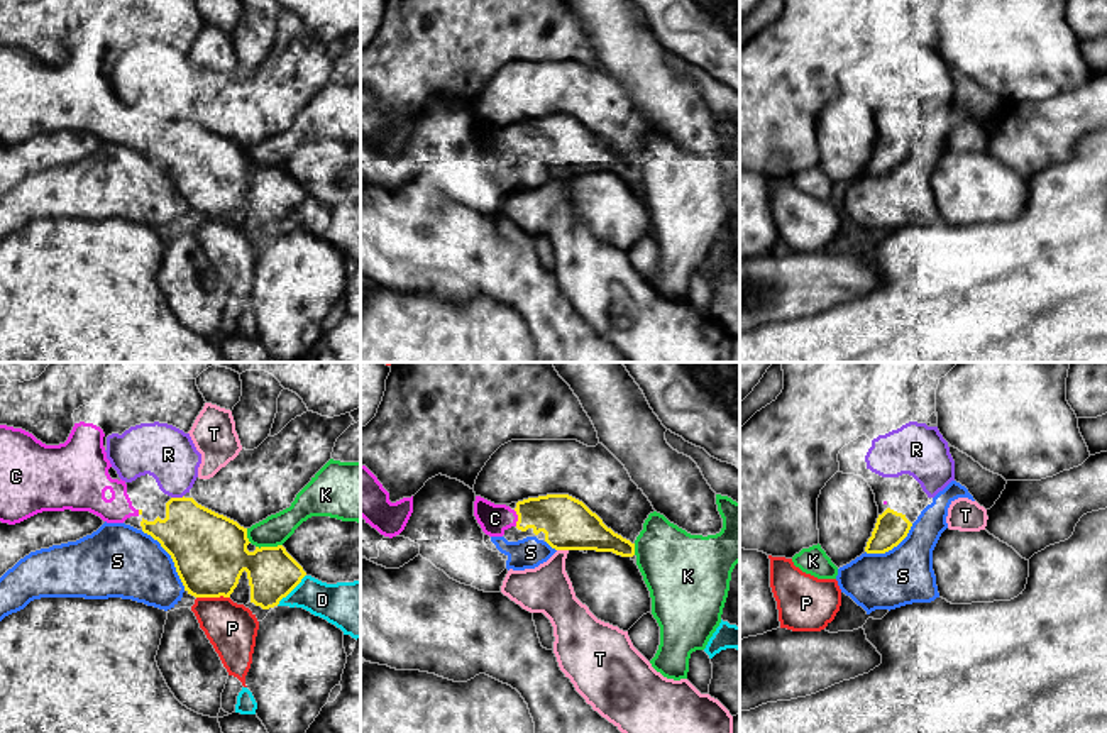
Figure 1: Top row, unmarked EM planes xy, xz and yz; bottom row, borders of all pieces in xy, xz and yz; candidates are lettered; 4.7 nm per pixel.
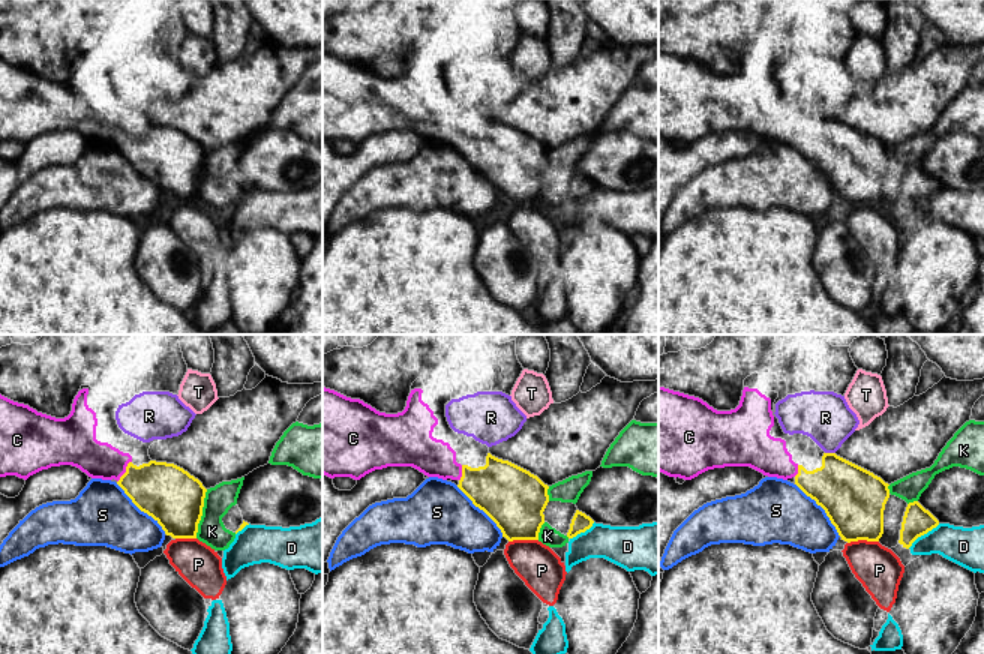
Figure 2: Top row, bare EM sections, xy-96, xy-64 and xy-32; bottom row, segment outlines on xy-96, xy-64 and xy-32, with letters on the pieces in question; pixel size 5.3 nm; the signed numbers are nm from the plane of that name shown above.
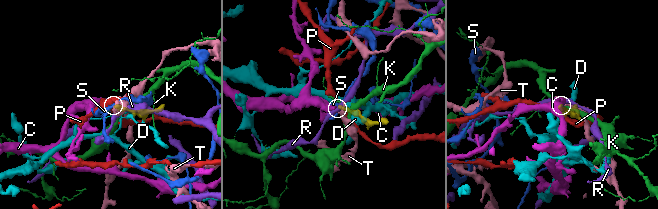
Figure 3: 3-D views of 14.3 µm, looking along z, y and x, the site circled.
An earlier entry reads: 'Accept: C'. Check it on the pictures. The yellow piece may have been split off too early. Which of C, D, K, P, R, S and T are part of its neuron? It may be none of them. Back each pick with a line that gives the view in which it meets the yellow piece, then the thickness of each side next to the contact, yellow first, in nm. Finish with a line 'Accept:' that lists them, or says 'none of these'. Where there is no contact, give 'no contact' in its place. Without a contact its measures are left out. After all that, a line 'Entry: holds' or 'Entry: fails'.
C: meets yellow in xz; 240 nm thick on the yellow side, 140 nm on the other
Accept: C
Entry: holds

